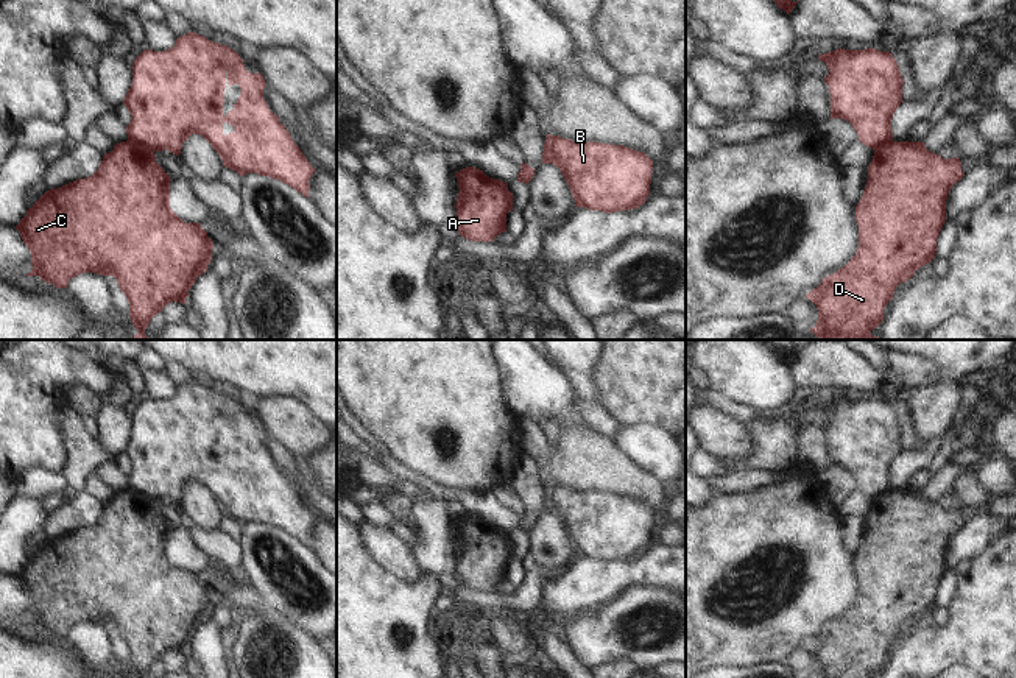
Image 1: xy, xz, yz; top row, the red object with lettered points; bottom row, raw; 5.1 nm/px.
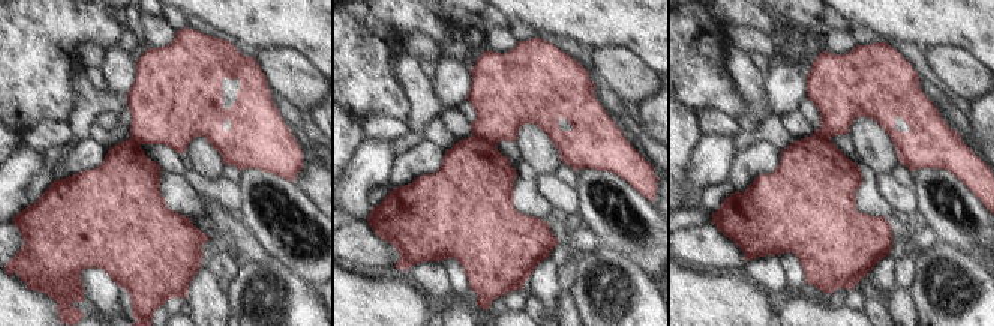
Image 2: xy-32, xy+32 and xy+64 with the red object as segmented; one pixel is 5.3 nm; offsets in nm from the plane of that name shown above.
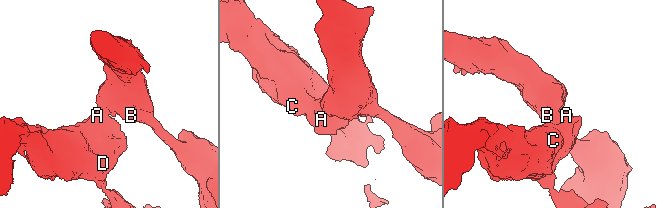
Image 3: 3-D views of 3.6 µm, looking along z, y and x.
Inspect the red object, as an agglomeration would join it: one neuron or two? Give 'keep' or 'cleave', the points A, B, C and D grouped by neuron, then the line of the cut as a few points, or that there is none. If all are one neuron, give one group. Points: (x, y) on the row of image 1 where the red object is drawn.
cleave; A C D / B; cut in xy along (126, 141), (153, 151)

